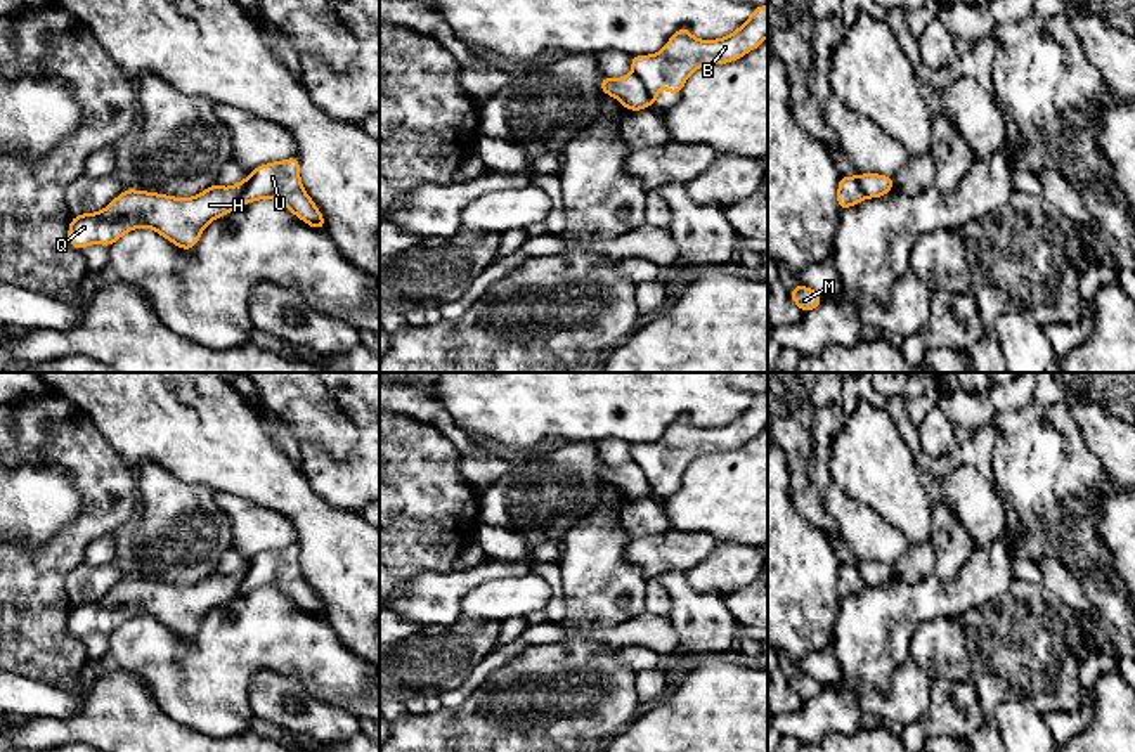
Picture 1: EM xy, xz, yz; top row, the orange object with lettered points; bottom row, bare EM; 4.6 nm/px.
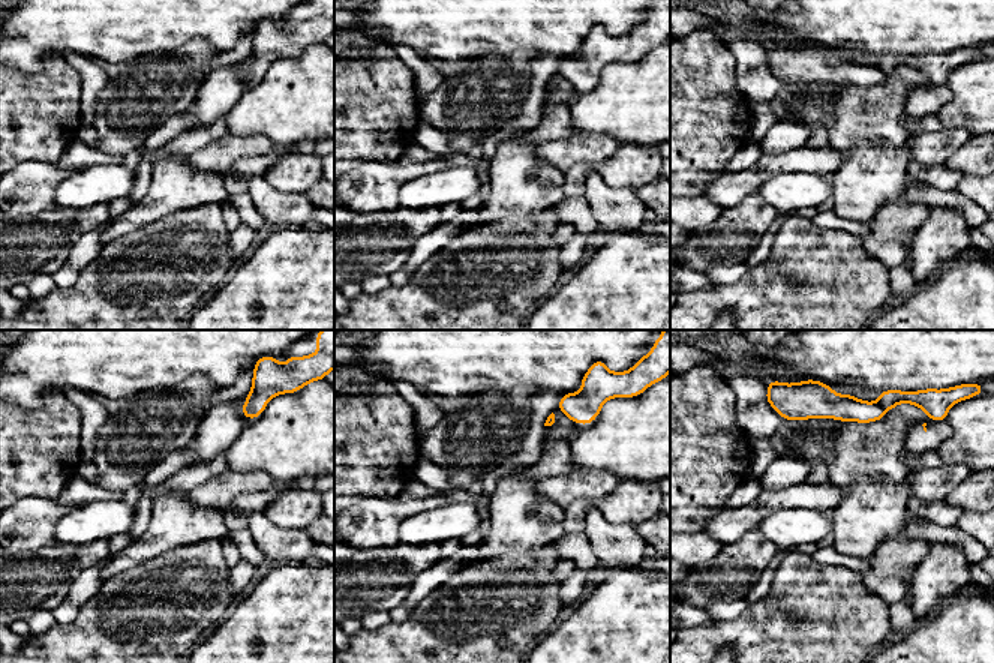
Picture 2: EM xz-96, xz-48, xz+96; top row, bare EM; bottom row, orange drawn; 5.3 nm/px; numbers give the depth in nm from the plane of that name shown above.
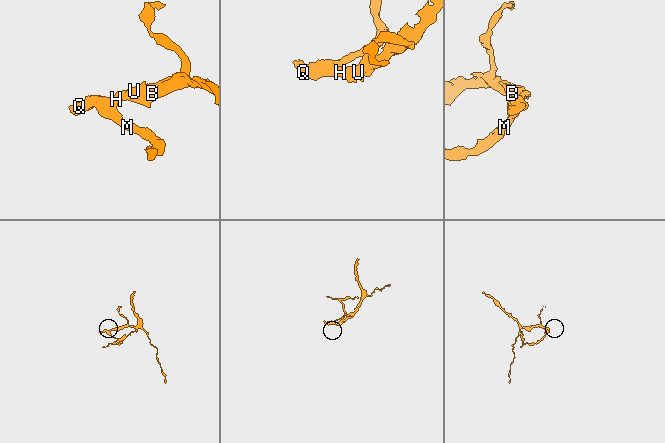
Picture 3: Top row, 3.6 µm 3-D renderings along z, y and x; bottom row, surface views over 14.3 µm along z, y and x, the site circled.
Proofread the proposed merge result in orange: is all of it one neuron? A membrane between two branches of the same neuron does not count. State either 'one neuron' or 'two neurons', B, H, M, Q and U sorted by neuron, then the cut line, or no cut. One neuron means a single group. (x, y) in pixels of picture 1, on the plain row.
two neurons | B U / H M Q | xz (633, 460), (652, 491)

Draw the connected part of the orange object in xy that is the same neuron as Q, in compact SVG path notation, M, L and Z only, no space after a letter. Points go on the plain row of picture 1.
M250 565L232 575L213 572L194 586L125 577L104 598L73 605L68 631L76 639L95 631L109 636L126 620L146 615L189 639L210 610L241 594L239 586L248 568Z

